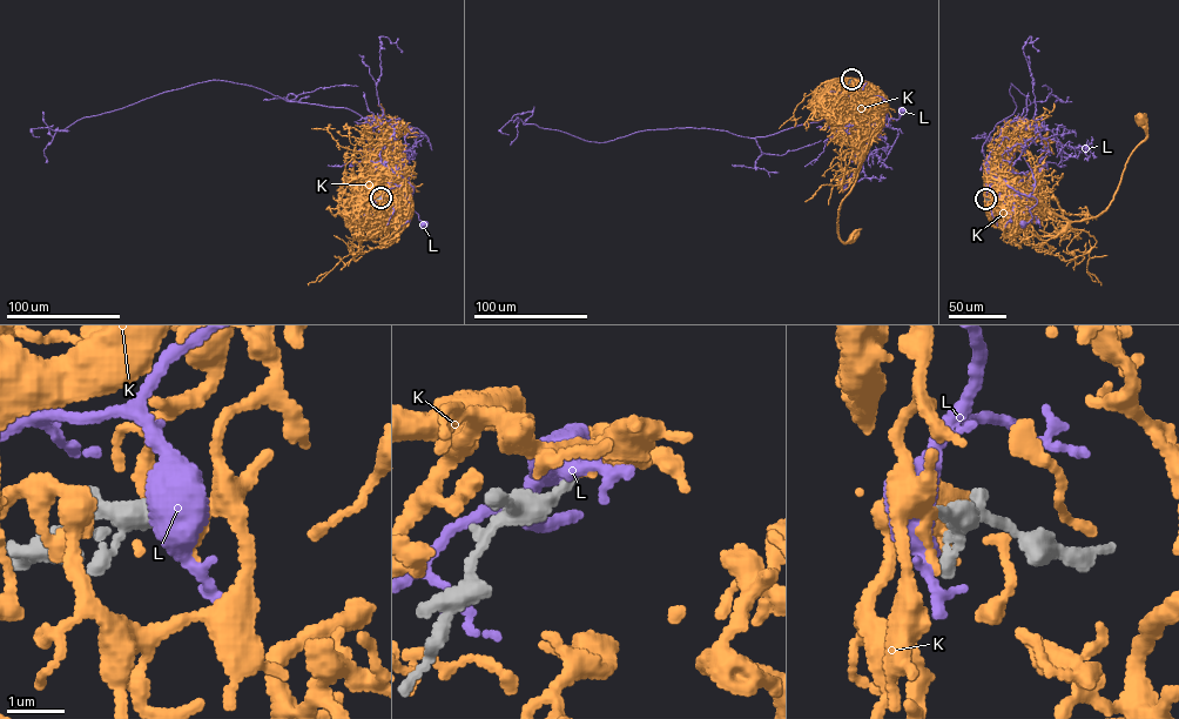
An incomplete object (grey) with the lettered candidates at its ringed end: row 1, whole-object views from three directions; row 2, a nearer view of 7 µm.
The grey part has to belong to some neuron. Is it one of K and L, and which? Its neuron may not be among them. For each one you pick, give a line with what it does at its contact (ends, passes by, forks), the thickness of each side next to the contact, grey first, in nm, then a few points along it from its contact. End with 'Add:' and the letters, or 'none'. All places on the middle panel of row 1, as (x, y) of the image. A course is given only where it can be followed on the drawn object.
K: it forks there; 300 nm thick on the grey side, 240 nm on the other; it runs (851, 79), (849, 101), (863, 161), (850, 192), (841, 202), (836, 229), (843, 242), (855, 235)
Add: K

